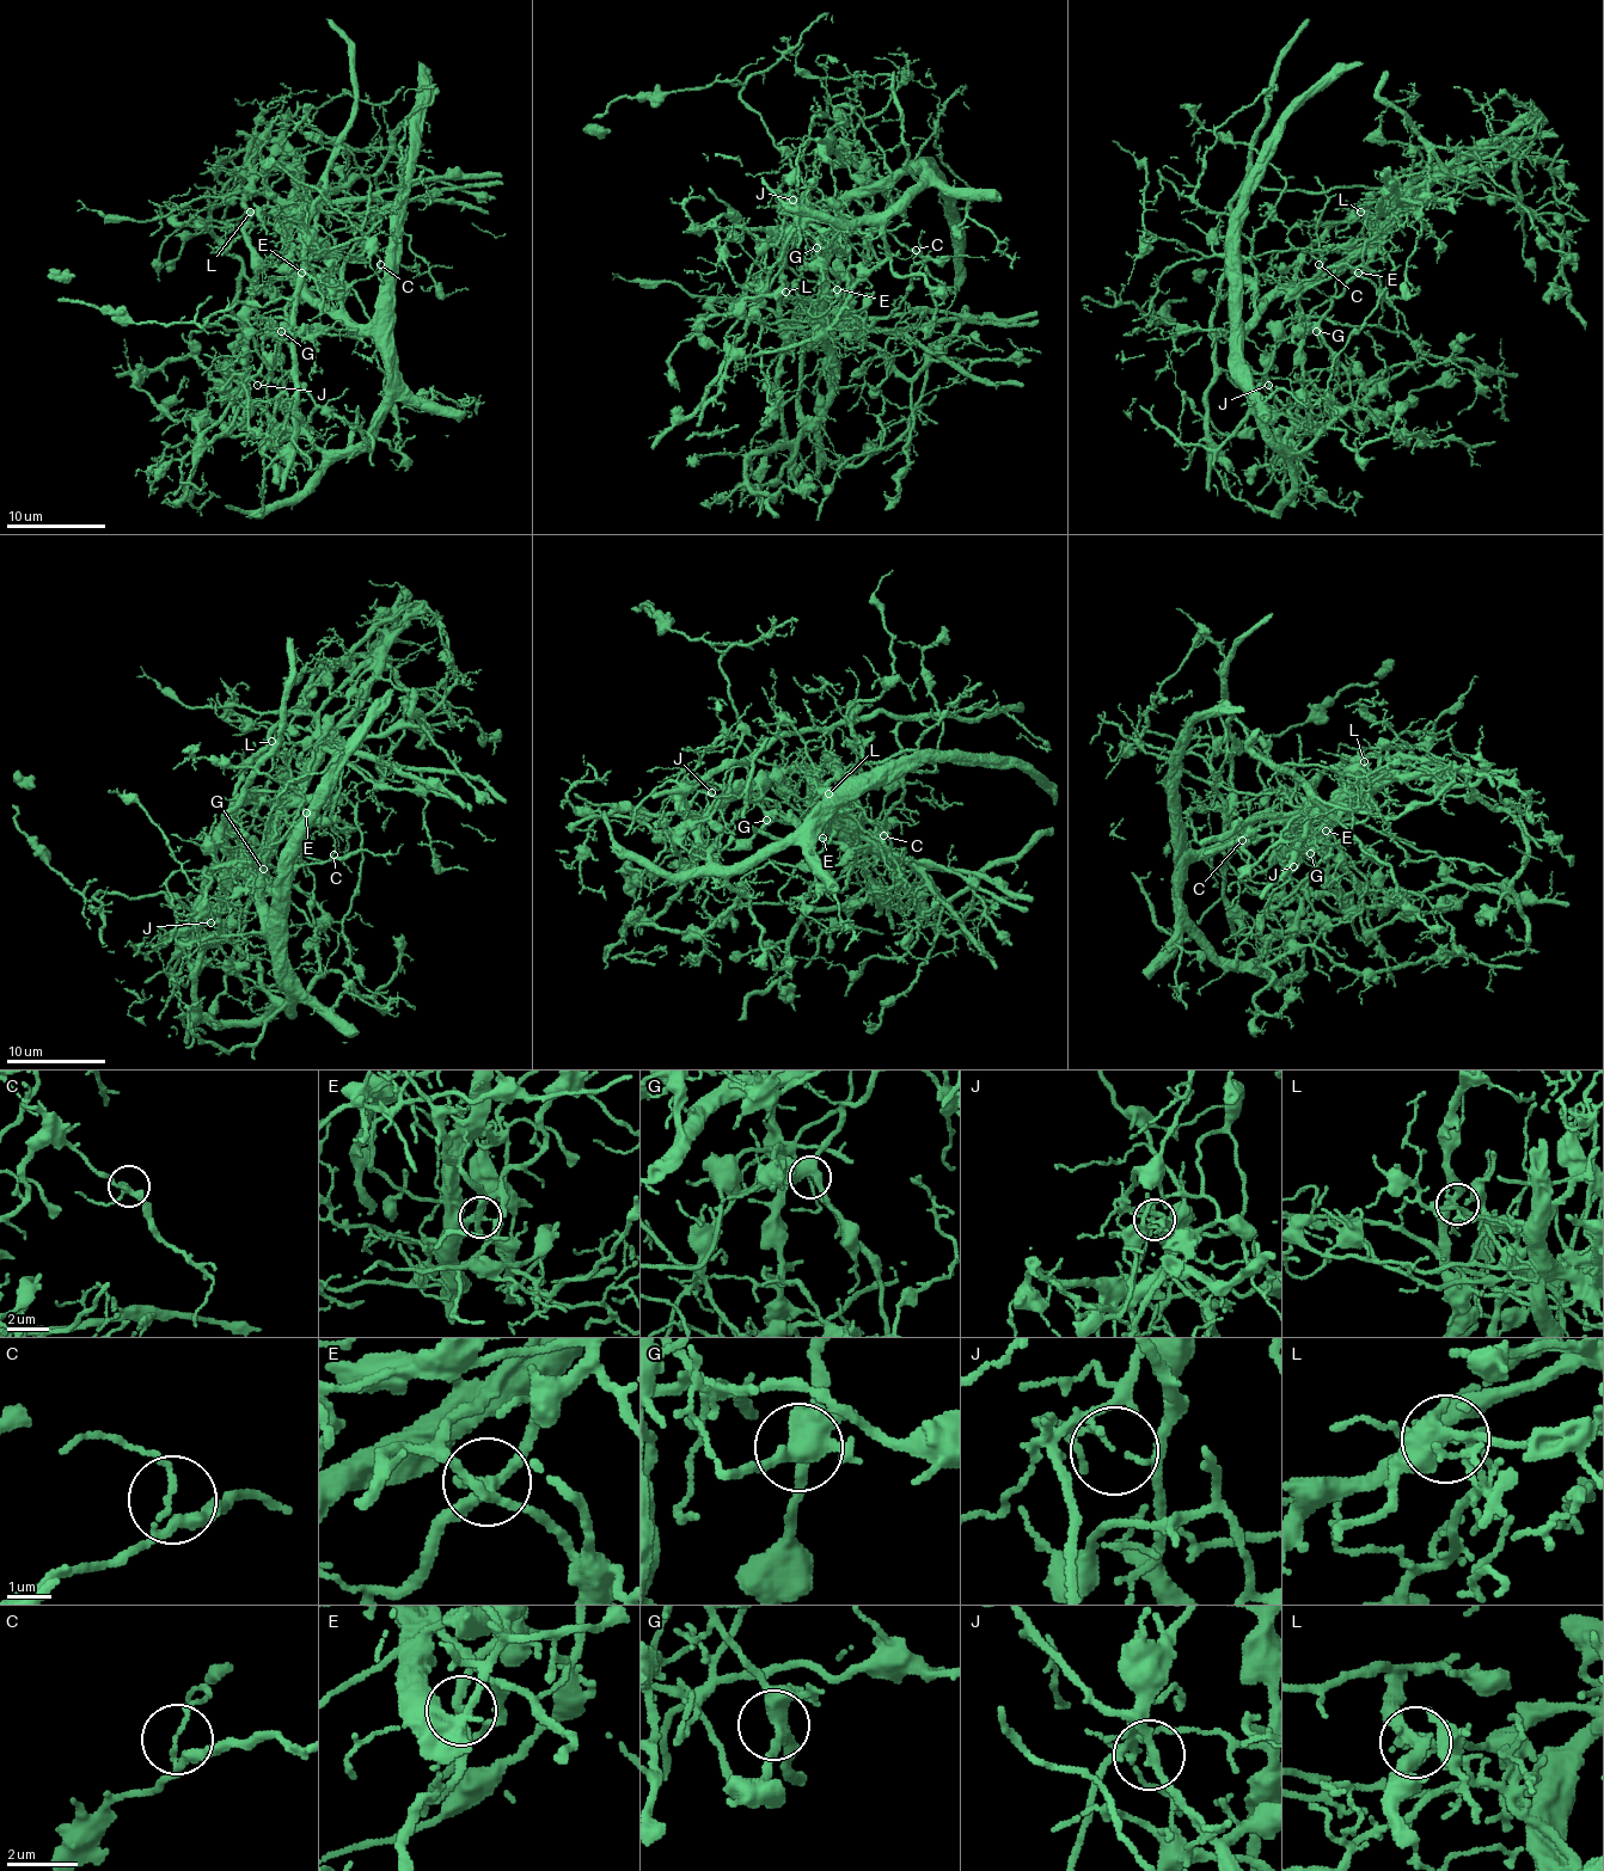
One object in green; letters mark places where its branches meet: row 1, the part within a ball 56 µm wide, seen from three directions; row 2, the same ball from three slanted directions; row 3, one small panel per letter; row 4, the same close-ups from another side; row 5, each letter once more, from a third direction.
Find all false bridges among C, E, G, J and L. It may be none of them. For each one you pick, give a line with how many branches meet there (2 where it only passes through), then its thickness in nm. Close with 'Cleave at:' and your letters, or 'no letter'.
E: Branches: 4. Thickness 240 nm
J: Branches: 1. Thickness 90 nm
L: Branches: 5. Thickness 300 nm
Cleave at: E, J, L

